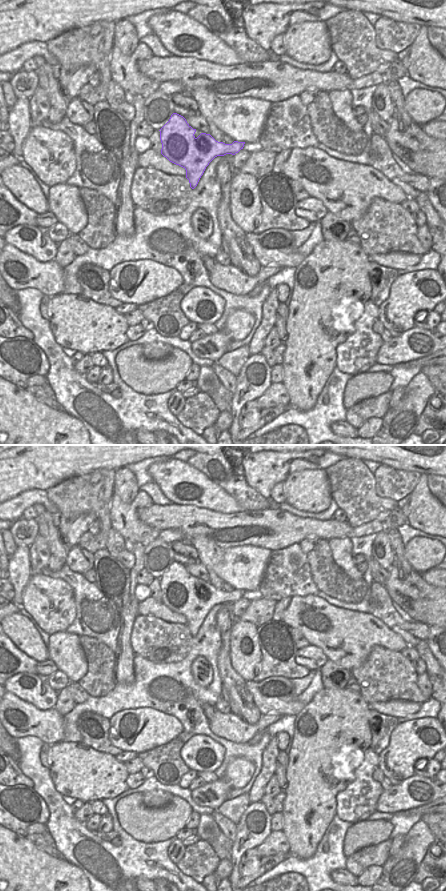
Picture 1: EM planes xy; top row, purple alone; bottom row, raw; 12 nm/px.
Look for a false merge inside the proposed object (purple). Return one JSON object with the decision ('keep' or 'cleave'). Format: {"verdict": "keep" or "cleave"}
{"verdict": "keep"}

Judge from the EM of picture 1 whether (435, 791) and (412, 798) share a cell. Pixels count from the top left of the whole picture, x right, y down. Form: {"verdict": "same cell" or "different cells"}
{"verdict": "same cell"}

